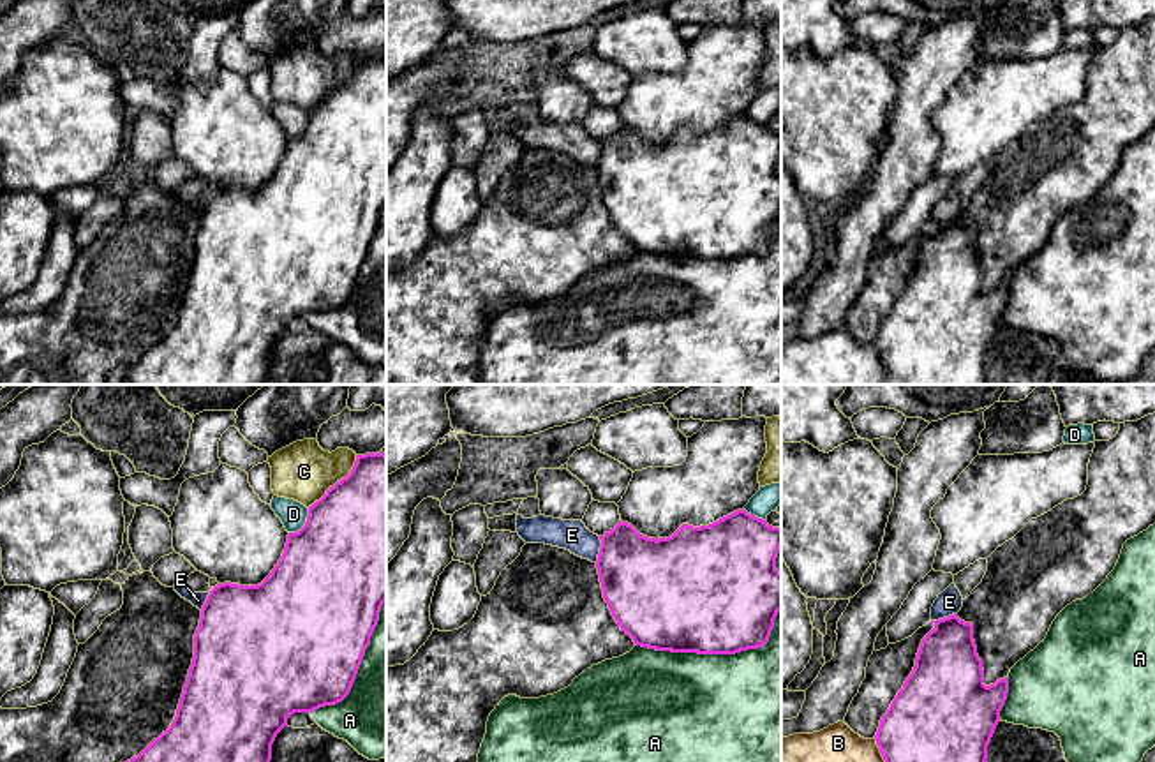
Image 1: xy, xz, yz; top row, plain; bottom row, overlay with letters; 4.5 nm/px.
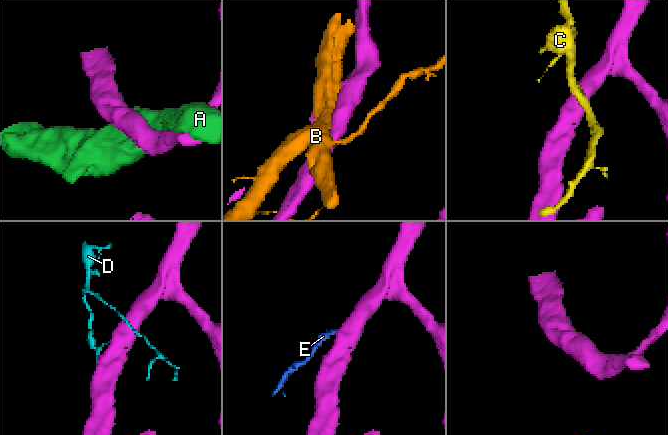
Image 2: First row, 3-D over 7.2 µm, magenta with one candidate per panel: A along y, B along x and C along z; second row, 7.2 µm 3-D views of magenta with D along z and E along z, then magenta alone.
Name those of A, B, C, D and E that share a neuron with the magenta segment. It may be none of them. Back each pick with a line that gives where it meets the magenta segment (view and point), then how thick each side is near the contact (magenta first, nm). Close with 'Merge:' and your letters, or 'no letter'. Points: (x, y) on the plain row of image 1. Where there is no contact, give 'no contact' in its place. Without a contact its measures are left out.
Merge: no letter

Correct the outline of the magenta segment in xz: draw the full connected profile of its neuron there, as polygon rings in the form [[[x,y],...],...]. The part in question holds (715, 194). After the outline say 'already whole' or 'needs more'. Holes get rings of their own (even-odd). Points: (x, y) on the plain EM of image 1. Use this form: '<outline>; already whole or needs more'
[[[737,115],[709,131],[682,129],[668,143],[647,143],[619,127],[600,141],[596,166],[603,203],[635,250],[698,259],[735,259],[764,252],[781,215],[776,162],[781,134]]]; already whole

